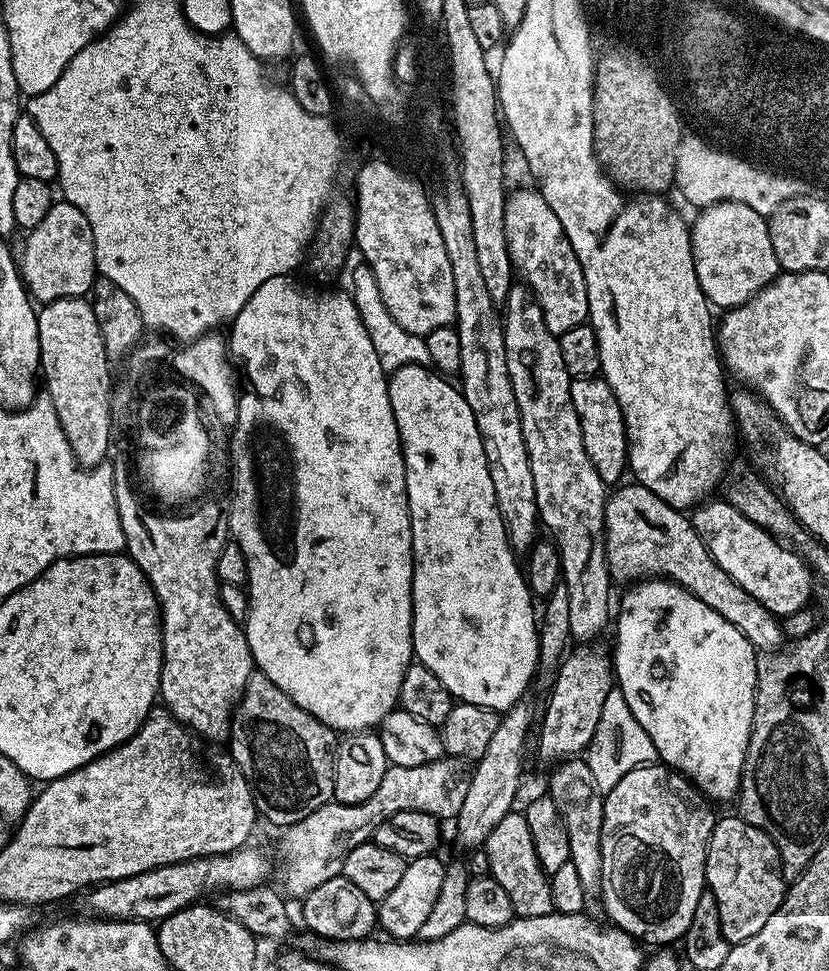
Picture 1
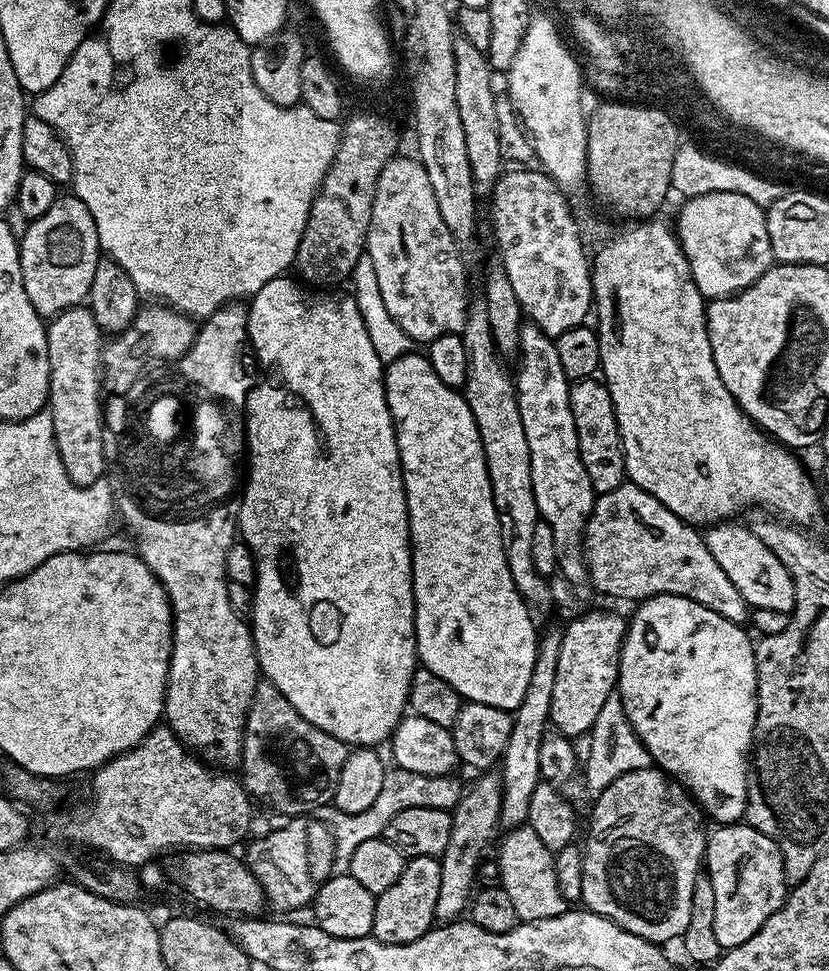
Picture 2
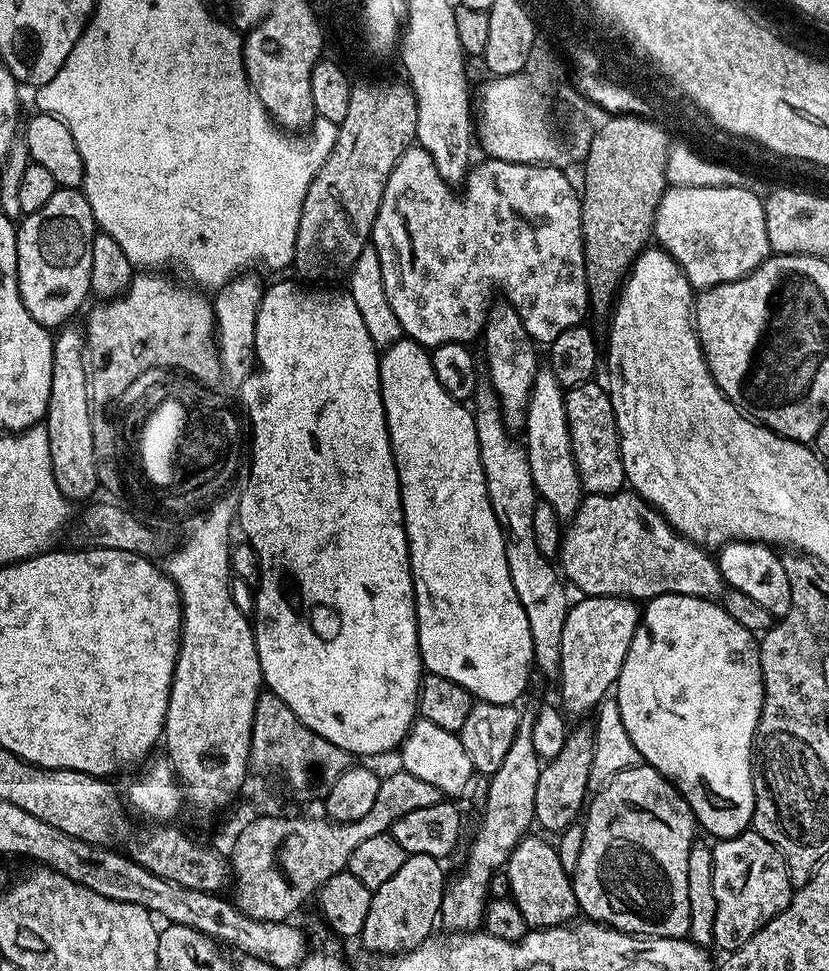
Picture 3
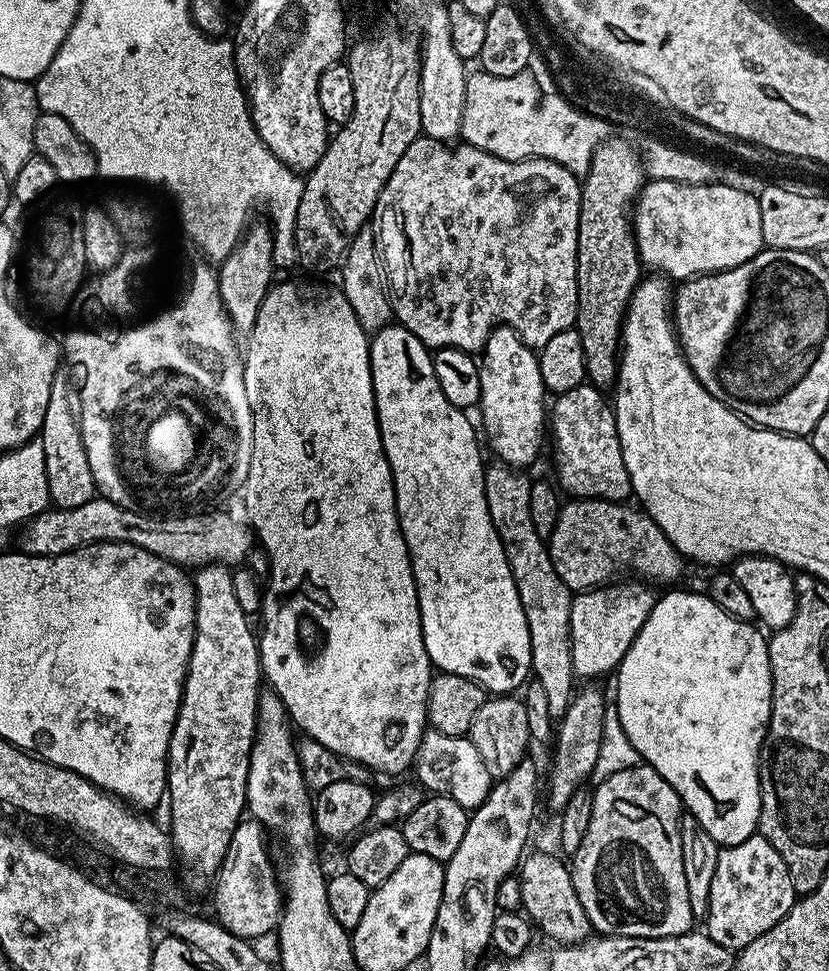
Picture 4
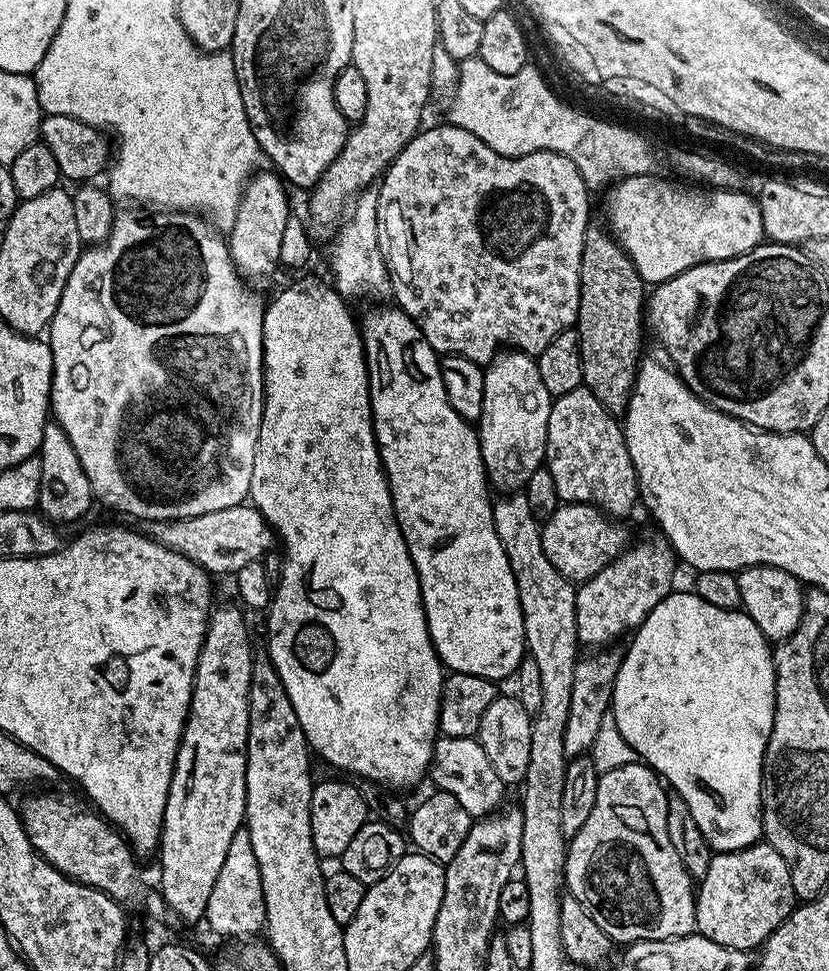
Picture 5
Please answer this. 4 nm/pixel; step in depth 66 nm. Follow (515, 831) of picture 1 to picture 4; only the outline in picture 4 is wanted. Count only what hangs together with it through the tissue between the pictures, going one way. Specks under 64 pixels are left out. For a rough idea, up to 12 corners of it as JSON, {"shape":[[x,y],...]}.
{"shape":[[531,852],[518,869],[520,900],[540,912],[557,945],[580,944],[594,929],[569,865]]}

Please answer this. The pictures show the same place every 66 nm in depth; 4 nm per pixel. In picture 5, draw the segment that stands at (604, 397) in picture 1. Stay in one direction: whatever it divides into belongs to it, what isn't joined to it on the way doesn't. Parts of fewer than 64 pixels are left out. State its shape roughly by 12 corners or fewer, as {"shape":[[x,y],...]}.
{"shape":[[581,386],[553,399],[546,467],[561,501],[638,504],[621,421]]}

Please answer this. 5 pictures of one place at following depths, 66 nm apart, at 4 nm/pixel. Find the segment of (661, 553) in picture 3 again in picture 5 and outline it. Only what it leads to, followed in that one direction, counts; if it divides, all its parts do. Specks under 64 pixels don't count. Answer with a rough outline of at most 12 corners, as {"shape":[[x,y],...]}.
{"shape":[[562,502],[540,525],[542,550],[583,582],[629,547],[619,519]]}

